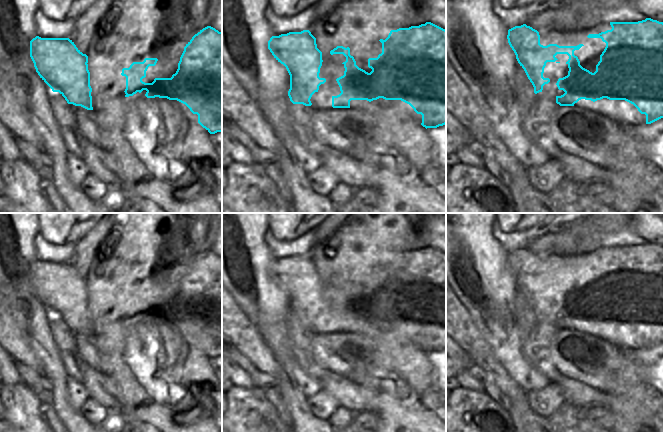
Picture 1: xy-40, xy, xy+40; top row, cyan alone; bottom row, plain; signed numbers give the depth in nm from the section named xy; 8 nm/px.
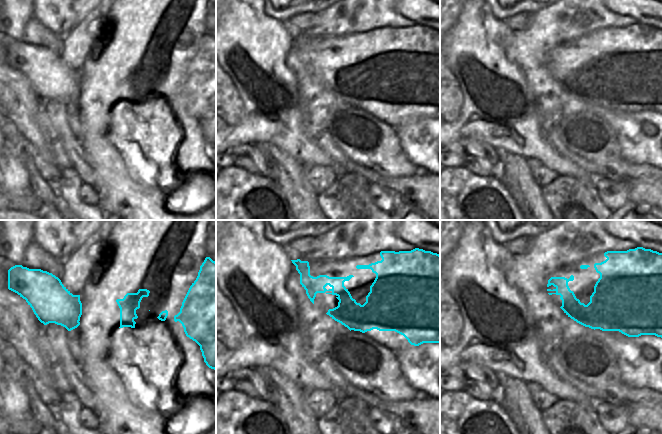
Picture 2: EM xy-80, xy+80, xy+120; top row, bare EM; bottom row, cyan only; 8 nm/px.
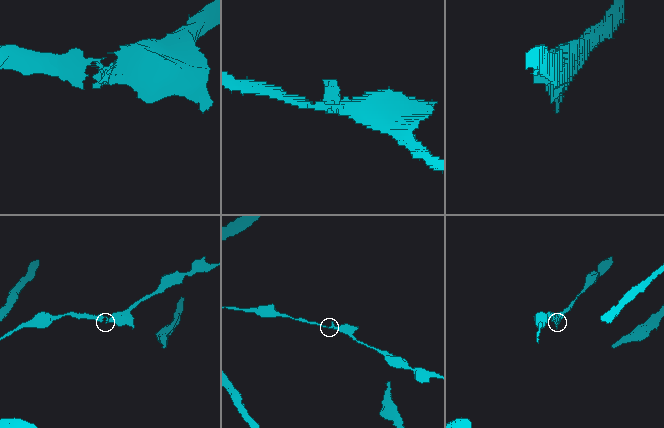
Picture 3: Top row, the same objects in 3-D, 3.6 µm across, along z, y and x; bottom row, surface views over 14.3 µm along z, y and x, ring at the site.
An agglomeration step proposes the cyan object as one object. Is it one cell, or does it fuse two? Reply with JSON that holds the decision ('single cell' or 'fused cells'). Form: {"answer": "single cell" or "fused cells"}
{"answer": "single cell"}

